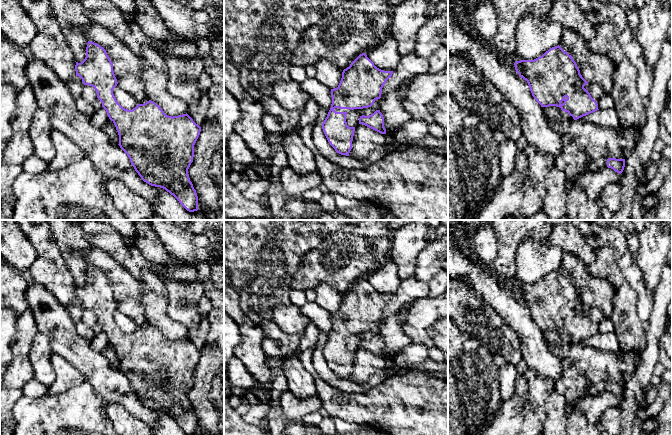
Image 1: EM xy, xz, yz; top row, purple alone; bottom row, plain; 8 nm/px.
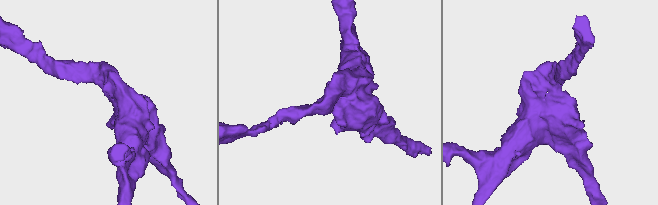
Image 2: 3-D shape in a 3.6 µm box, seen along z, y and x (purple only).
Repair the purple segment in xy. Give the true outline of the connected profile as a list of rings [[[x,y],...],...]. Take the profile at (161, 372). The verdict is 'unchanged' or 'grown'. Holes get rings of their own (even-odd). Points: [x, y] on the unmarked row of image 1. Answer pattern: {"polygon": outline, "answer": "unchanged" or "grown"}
{"polygon": [[[88,265],[86,281],[81,286],[76,286],[76,300],[82,303],[84,309],[92,310],[101,325],[102,331],[106,334],[109,343],[114,347],[119,359],[119,370],[127,378],[135,395],[141,403],[151,410],[165,413],[173,419],[187,435],[198,434],[198,420],[190,405],[188,393],[193,386],[194,369],[200,359],[201,351],[186,337],[178,340],[168,340],[155,326],[149,324],[144,328],[138,328],[132,334],[123,332],[116,324],[113,313],[118,306],[113,295],[111,286],[106,274],[97,267]]], "answer": "unchanged"}

